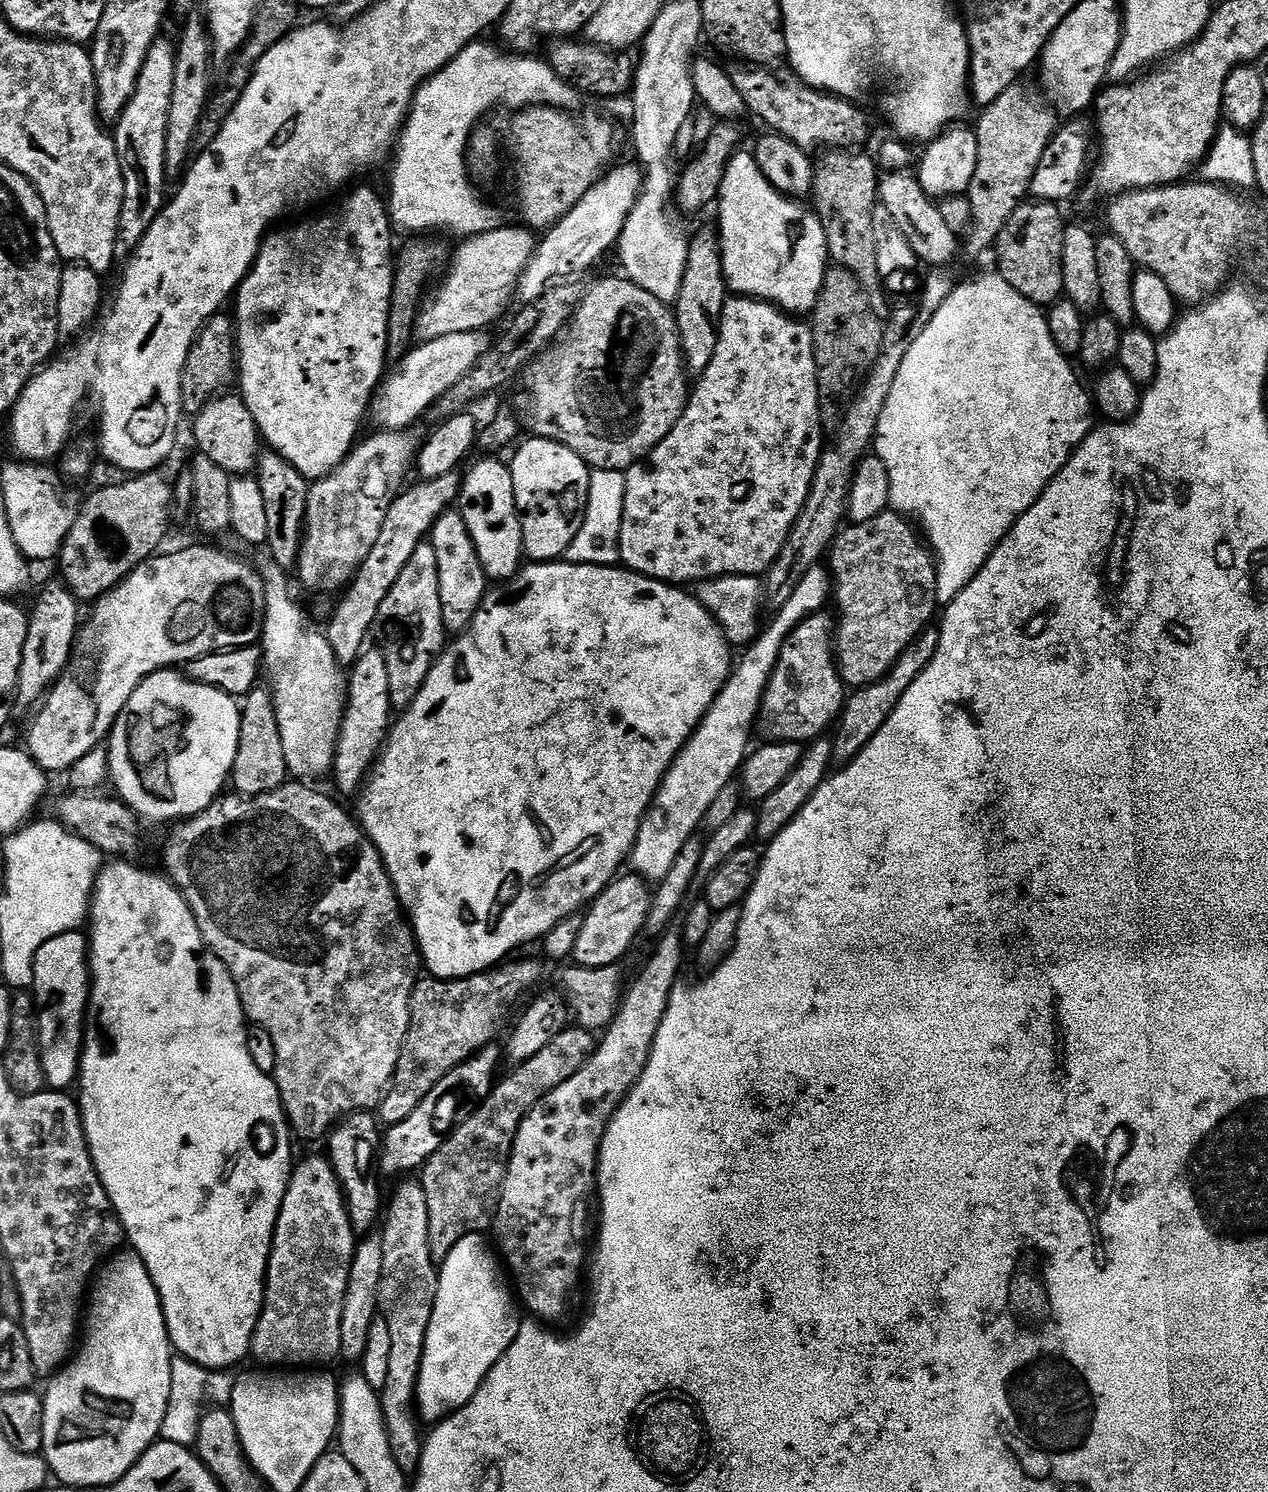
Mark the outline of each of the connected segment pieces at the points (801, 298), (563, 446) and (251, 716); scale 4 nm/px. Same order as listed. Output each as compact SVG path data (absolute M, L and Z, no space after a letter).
M737 151L725 168L724 181L718 193L718 239L724 258L724 281L733 293L741 296L765 299L792 314L811 313L816 307L830 267L825 221L815 211L812 213L804 202L773 184L767 173L760 168L759 159L751 151L744 151Z
M551 439L521 443L515 449L516 457L510 460L516 504L524 521L524 547L536 562L554 560L567 553L570 542L574 542L578 530L582 530L594 475L588 461L575 448L559 439Z
M253 690L247 693L242 704L240 750L234 769L234 784L236 780L237 786L240 787L237 789L244 794L272 792L290 780L286 746L282 740L280 719L276 713L273 693L260 691Z

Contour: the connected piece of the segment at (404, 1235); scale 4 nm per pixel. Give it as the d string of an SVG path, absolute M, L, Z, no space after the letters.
M413 1194L406 1198L393 1199L390 1204L392 1205L392 1213L388 1216L388 1240L384 1244L384 1277L380 1283L380 1303L383 1311L386 1313L386 1319L390 1326L390 1342L392 1343L392 1349L390 1350L390 1370L388 1371L388 1377L386 1378L386 1386L382 1389L382 1403L384 1406L384 1424L388 1428L388 1440L391 1442L393 1449L405 1452L406 1455L412 1456L412 1458L419 1457L422 1451L422 1434L420 1438L420 1428L416 1425L418 1421L418 1412L414 1407L414 1401L418 1396L418 1385L421 1377L421 1365L424 1363L424 1348L427 1346L428 1327L430 1326L430 1318L434 1314L434 1306L436 1305L436 1286L438 1283L437 1273L434 1271L434 1264L432 1268L432 1256L434 1257L434 1249L432 1247L432 1225L430 1224L430 1214L428 1213L428 1200L424 1197L424 1194Z

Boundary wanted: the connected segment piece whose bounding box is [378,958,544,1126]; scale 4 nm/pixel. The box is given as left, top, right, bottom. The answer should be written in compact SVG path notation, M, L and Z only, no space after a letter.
M514 959L461 980L424 978L417 983L412 994L412 1029L404 1055L388 1095L378 1108L385 1125L402 1123L446 1074L496 1040L520 995L534 987L544 972L543 966L532 960Z

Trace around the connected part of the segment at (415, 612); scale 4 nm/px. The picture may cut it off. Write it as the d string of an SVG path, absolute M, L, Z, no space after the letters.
M428 542L420 544L418 550L414 550L410 562L406 562L406 570L398 574L398 582L394 582L386 602L382 602L380 607L385 619L396 616L394 619L397 621L406 621L408 628L412 628L412 644L416 644L416 656L412 656L416 664L400 664L400 668L388 668L392 678L392 703L400 710L412 703L424 684L427 677L424 668L431 668L428 664L428 652L432 652L436 644L446 644L446 613L440 593L440 561L433 559L435 552L429 551Z

